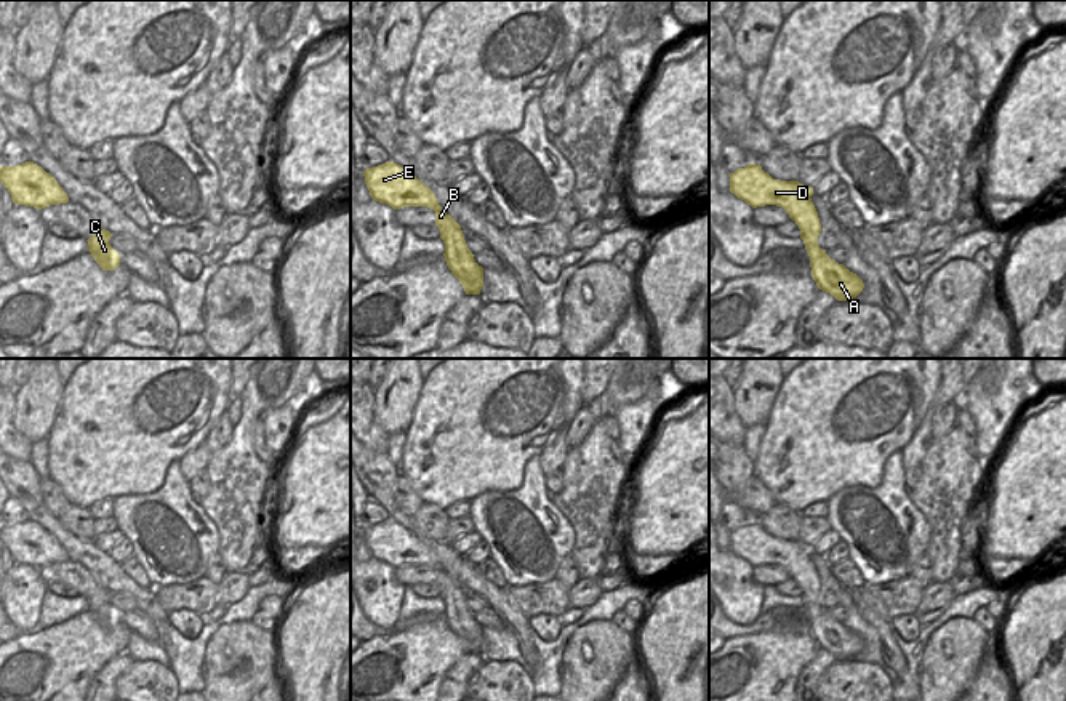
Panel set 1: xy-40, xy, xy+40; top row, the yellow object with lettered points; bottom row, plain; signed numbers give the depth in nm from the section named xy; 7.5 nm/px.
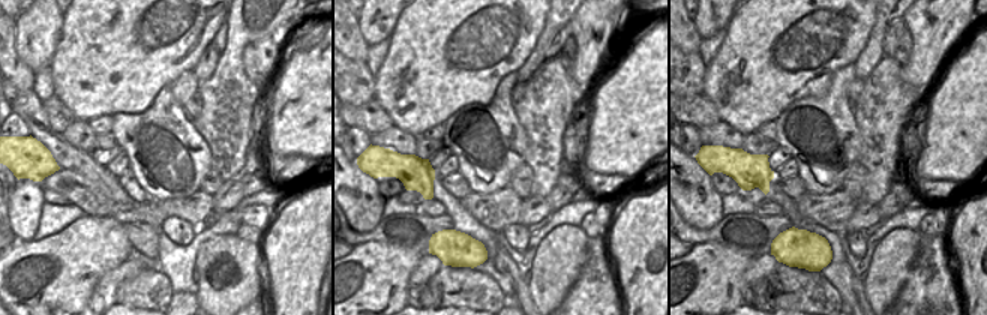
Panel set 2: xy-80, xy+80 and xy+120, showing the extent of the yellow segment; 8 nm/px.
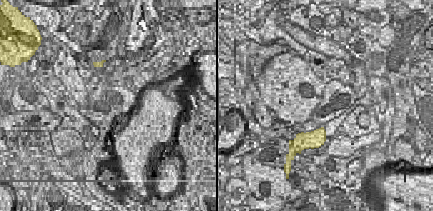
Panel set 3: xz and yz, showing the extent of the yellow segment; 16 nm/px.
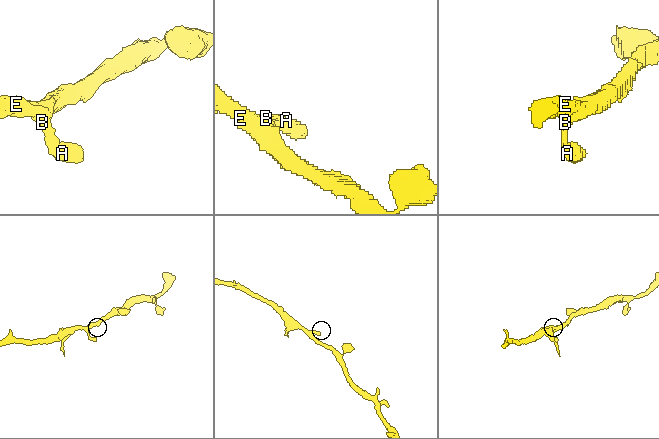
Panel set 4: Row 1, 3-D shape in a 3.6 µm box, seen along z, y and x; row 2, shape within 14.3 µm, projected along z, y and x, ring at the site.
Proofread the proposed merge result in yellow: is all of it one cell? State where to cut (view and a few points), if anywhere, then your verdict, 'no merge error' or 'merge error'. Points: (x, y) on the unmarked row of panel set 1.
cut none; no merge error

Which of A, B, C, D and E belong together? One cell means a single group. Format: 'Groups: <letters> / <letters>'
Groups: A B C D E

